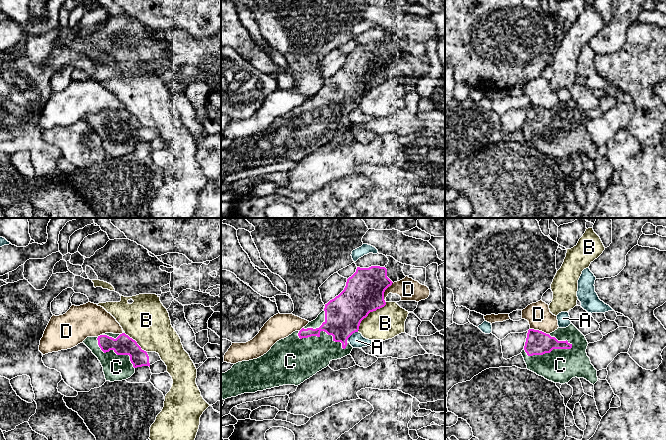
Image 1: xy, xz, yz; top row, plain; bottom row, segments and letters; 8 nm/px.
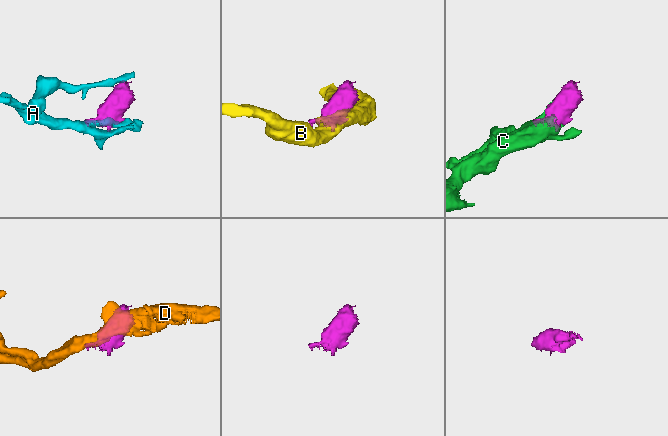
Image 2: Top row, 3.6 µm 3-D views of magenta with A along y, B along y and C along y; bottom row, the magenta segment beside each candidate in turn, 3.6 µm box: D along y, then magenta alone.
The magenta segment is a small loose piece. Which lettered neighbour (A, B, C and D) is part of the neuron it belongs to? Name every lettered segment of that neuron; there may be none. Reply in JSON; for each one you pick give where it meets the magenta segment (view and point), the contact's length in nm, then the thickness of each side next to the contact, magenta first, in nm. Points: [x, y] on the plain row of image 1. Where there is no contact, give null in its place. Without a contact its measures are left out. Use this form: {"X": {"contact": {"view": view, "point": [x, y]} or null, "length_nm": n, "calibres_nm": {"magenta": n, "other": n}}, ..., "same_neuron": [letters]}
{"C": {"contact": {"view": "yz", "point": [548, 128]}, "length_nm": 400, "calibres_nm": {"magenta": 190, "other": 280}}, "same_neuron": ["C"]}

